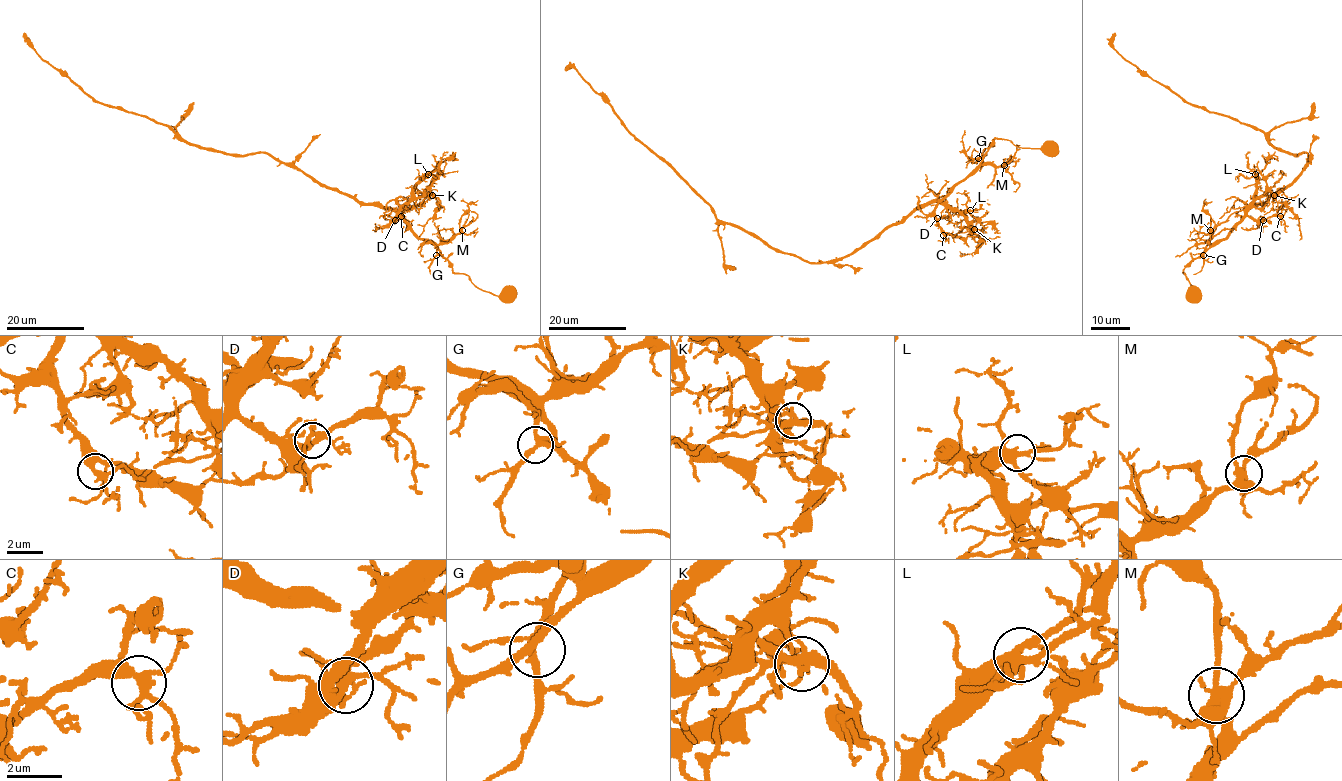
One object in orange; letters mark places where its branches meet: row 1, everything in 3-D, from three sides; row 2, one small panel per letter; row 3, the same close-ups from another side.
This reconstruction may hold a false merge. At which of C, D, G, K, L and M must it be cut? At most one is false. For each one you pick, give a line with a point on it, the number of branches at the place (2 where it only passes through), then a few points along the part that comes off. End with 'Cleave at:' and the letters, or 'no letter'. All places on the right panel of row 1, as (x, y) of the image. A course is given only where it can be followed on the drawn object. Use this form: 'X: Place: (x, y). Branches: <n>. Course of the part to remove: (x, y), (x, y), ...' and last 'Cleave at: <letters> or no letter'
K: Place: (1274, 195). Branches: 5. Course of the part to remove: (1274, 195), (1298, 218), (1299, 240)
Cleave at: K

